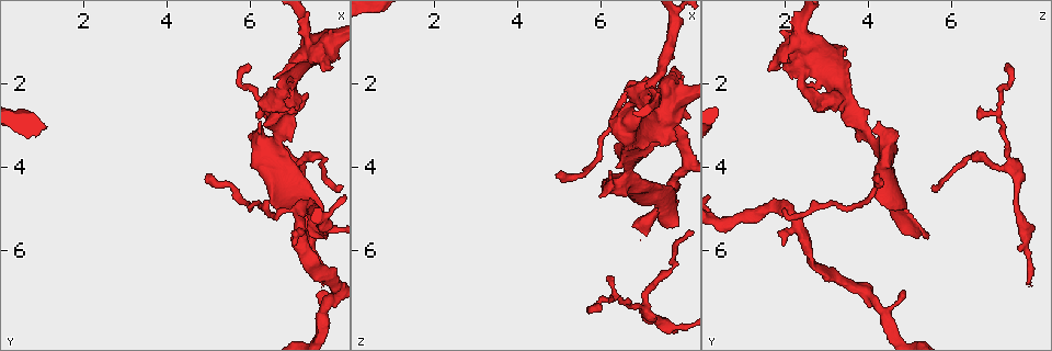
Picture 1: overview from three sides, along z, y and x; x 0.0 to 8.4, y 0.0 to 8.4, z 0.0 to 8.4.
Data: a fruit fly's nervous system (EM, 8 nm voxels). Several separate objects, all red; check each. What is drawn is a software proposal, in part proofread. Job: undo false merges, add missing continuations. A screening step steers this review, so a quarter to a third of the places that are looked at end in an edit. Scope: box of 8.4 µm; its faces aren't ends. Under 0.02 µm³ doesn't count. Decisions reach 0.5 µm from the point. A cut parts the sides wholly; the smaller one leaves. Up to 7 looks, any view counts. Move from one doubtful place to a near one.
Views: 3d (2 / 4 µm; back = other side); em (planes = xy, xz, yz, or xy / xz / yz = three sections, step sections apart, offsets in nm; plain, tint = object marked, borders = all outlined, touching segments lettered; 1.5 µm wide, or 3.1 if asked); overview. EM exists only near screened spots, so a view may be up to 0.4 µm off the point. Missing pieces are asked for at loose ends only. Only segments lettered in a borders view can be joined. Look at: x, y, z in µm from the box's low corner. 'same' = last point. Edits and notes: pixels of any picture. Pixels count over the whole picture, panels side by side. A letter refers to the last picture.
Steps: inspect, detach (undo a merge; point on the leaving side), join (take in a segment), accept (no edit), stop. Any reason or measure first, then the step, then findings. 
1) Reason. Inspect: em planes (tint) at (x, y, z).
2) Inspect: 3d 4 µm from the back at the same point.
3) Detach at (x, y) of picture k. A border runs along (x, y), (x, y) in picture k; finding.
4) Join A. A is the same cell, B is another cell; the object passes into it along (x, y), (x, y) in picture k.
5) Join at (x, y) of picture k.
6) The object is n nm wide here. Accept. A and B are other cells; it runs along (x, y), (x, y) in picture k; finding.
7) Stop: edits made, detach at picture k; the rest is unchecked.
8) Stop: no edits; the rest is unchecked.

Free end. Inspect: em xz step 4 (borders) at (7.85, 1.65, 1.60).

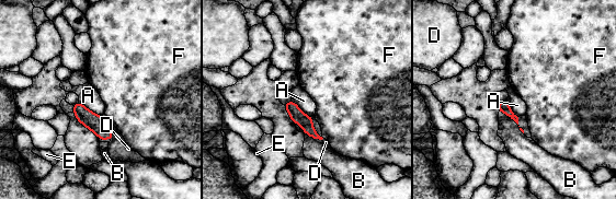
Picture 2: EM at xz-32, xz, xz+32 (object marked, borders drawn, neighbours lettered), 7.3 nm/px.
The longest contact is with B, 260 nm. Accept. A, B, D, E and F are other cells; a border runs along (79, 101), (89, 109), (102, 116) in picture 2; none of them fits.

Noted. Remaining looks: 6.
Free end. Inspect: 3d 2 µm at (7.10, 5.90, 1.95).

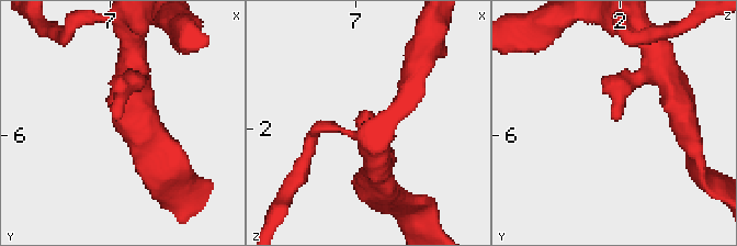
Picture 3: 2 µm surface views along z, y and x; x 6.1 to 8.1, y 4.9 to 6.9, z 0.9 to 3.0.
Shape alone is not enough. Inspect: em yz step 8 (borders) at (7.04, 5.88, 1.94).

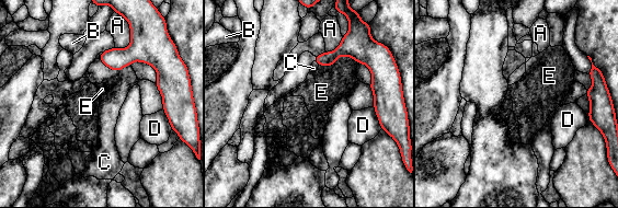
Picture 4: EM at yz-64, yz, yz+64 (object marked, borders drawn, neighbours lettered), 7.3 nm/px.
Accept. A, B, C, D and E are other cells; none of them fits.

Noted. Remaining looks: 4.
Tapers out. Inspect: em planes (tint) at (7.75, 6.80, 7.85).

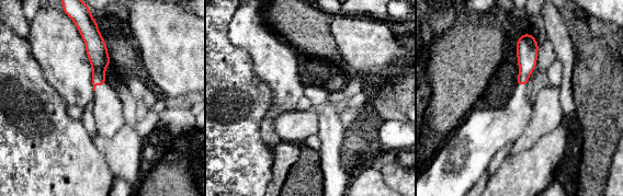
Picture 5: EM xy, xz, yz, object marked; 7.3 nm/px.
Inspect: em planes (borders) at the same point.

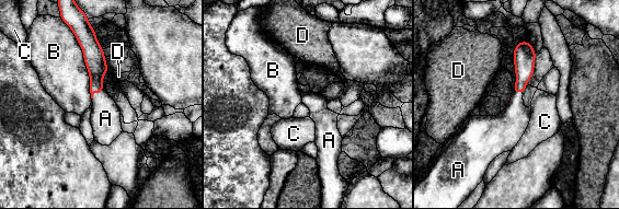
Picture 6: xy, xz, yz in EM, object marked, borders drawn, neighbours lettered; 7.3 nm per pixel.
Join A. A is the same cell, B, C and D are other cells; the object passes into it along (94, 59), (95, 92), (105, 118) in picture 6; the neuron continues.

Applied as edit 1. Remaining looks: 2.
Stop: edits made, join at picture 6; the rest is unchecked.

